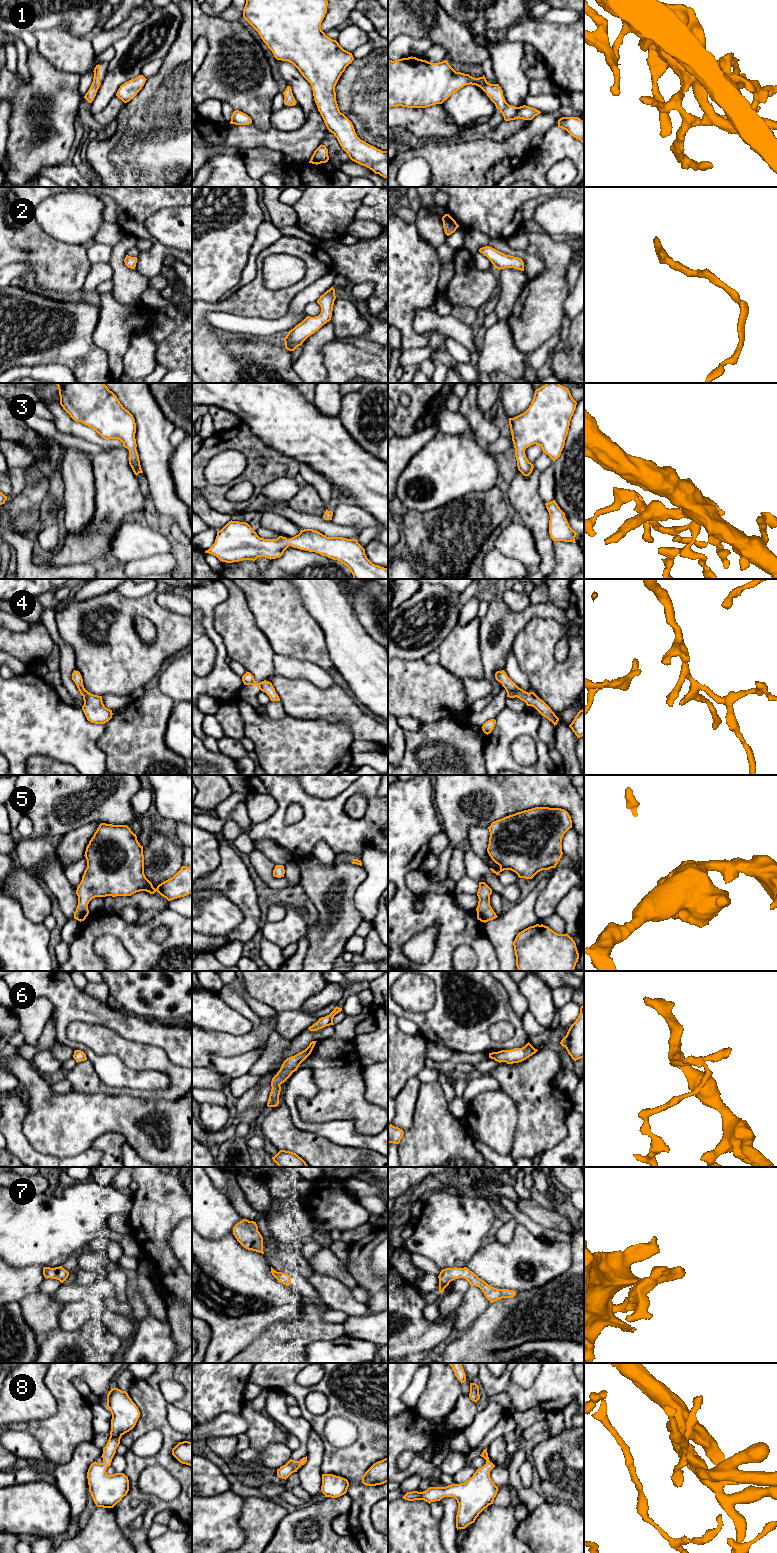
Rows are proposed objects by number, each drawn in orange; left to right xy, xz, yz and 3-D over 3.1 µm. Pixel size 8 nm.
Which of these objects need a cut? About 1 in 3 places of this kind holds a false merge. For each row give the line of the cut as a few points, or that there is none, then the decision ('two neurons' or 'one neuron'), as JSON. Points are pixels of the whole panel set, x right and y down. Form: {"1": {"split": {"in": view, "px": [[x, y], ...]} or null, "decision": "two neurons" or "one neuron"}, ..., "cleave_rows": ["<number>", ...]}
{"1": {"split": null, "decision": "one neuron"}, "2": {"split": null, "decision": "one neuron"}, "3": {"split": null, "decision": "one neuron"}, "4": {"split": null, "decision": "one neuron"}, "5": {"split": null, "decision": "one neuron"}, "6": {"split": null, "decision": "one neuron"}, "7": {"split": null, "decision": "one neuron"}, "8": {"split": null, "decision": "one neuron"}, "cleave_rows": []}

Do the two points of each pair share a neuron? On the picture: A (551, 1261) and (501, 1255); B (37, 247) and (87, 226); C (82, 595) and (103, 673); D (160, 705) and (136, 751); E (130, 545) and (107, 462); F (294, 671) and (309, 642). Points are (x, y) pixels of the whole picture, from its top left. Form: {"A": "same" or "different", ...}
{"A": "same", "B": "different", "C": "different", "D": "same", "E": "different", "F": "different"}

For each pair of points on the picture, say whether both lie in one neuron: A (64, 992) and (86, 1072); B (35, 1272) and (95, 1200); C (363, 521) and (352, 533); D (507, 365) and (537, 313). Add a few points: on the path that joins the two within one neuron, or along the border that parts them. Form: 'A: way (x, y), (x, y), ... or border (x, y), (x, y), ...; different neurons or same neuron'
A: border (96, 1023), (72, 1022), (67, 1028), (66, 1035); different neurons
B: border (43, 1266), (29, 1265), (17, 1268); different neurons
C: border (334, 522), (340, 525), (352, 526), (359, 531); different neurons
D: border (508, 326), (521, 352), (539, 347); different neurons

